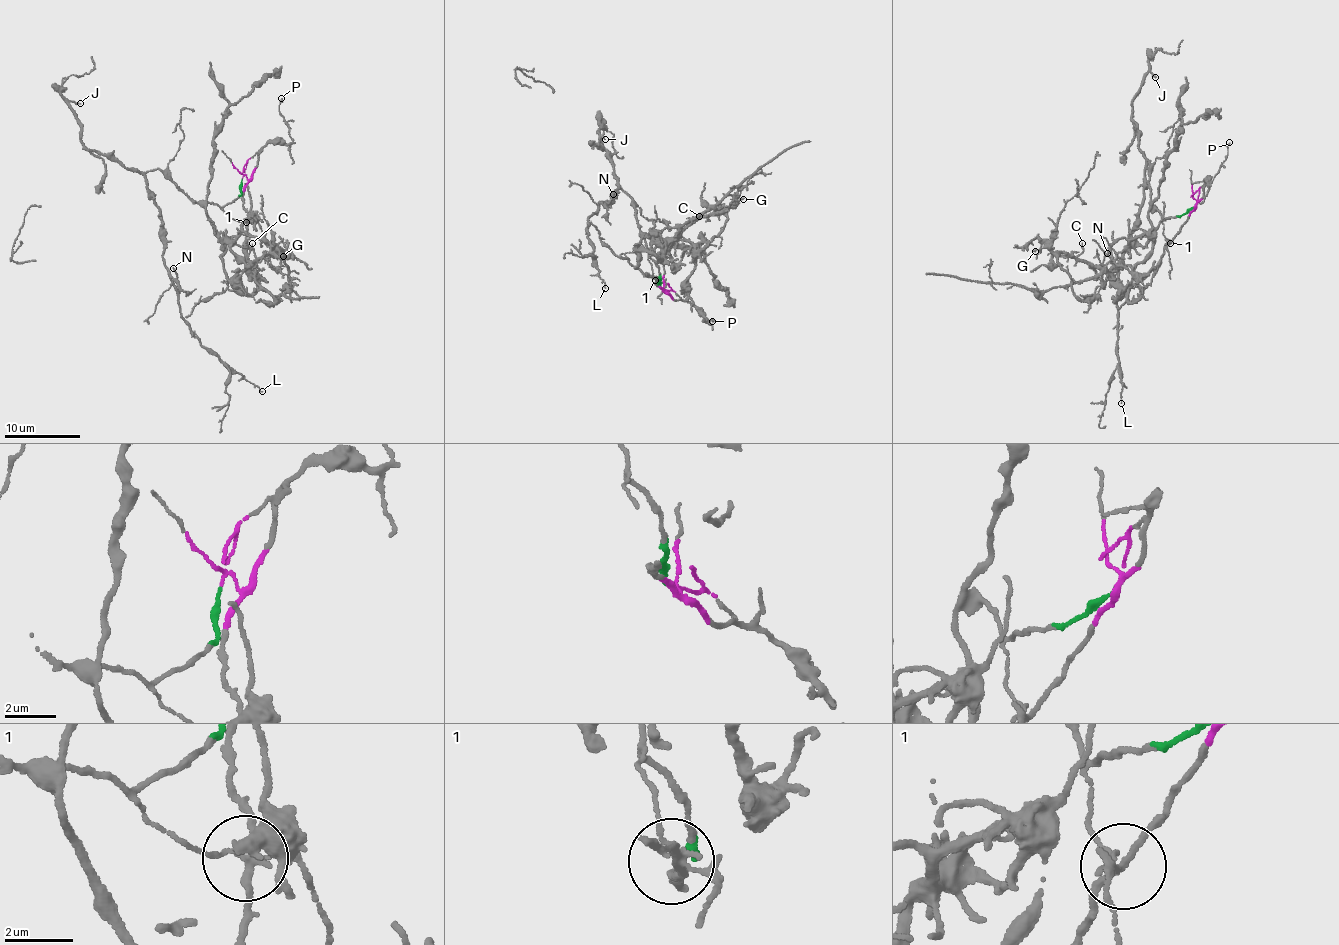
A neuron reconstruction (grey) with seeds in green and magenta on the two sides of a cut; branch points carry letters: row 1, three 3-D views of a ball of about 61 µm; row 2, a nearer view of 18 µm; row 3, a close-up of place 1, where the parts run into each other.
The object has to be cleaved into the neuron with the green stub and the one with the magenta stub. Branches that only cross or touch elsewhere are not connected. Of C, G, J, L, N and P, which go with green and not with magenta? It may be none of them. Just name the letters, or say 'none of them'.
J, L, N

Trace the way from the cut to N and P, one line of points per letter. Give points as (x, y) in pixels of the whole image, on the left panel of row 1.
N: (241, 179), (241, 194), (221, 208), (192, 198), (159, 169), (146, 173), (163, 260), (175, 278), (173, 268)
P: (241, 177), (246, 162), (268, 144), (292, 141), (279, 109), (281, 98)

